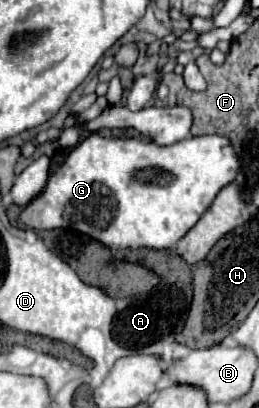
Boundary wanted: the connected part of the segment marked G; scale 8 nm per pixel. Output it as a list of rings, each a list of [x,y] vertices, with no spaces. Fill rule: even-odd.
[[[91,134],[71,150],[67,162],[63,162],[47,180],[43,192],[21,210],[19,220],[33,230],[73,228],[109,248],[171,250],[197,224],[221,188],[237,178],[239,168],[241,160],[235,154],[231,140],[219,134],[193,136],[171,146],[159,146],[141,138],[105,138]]]

